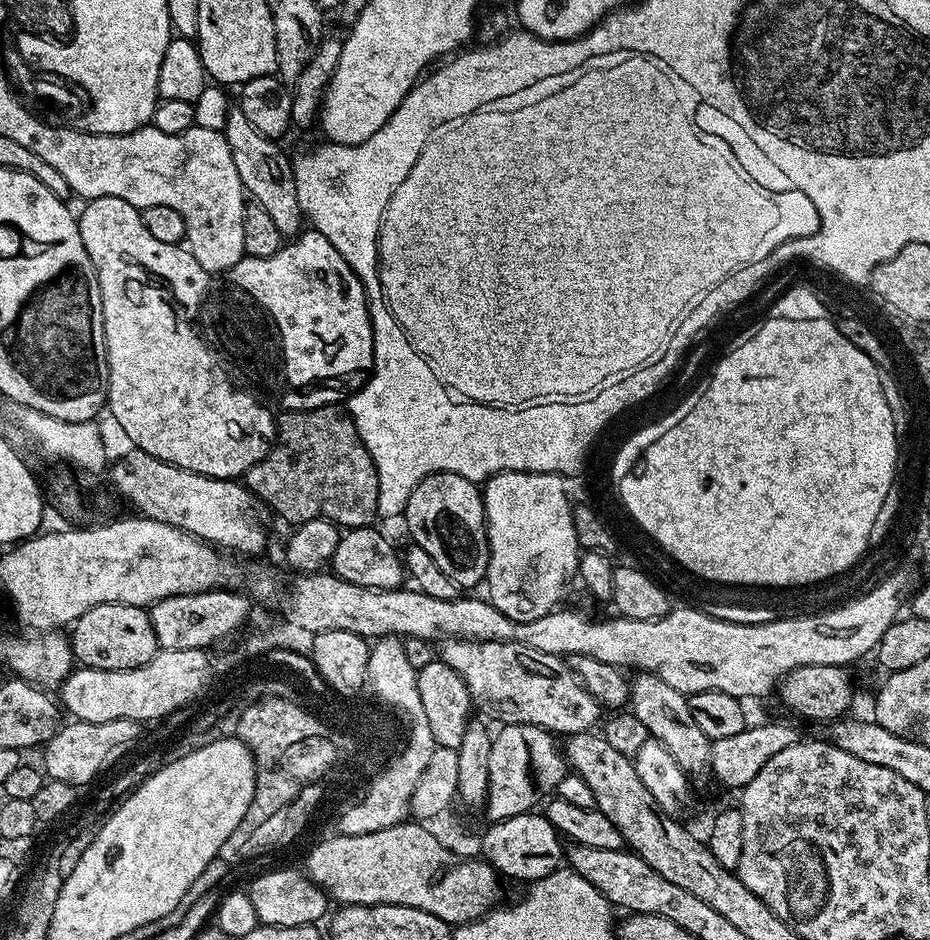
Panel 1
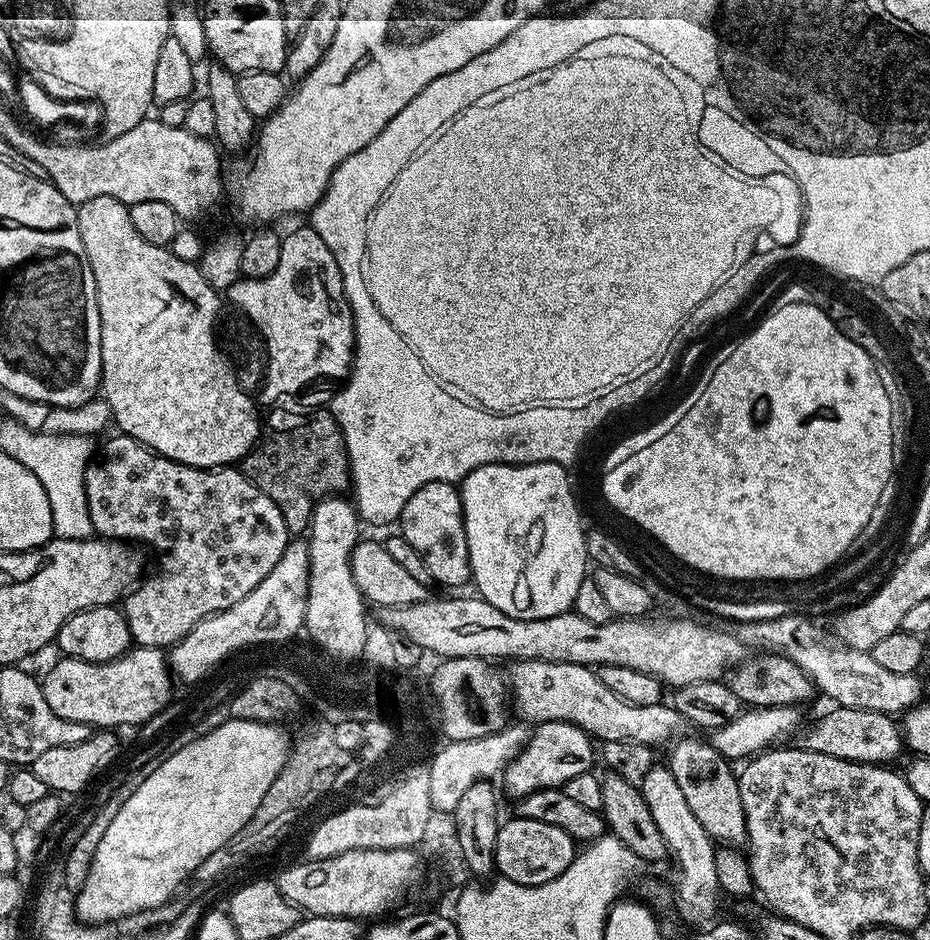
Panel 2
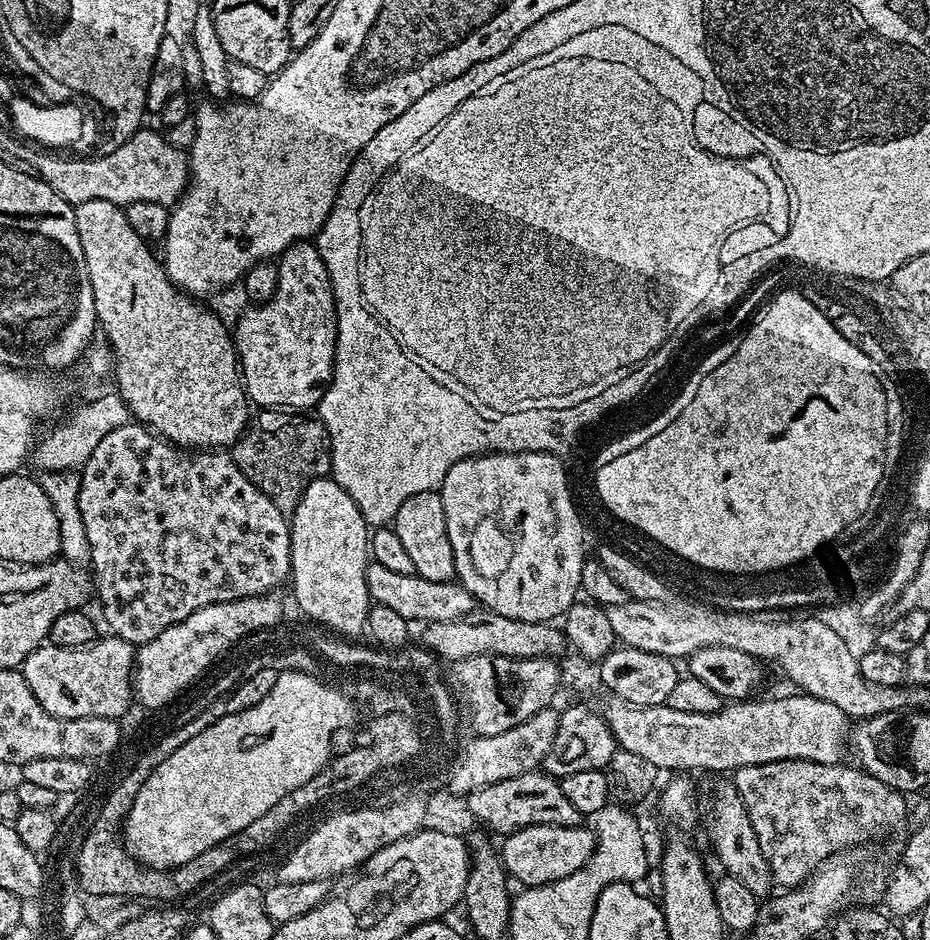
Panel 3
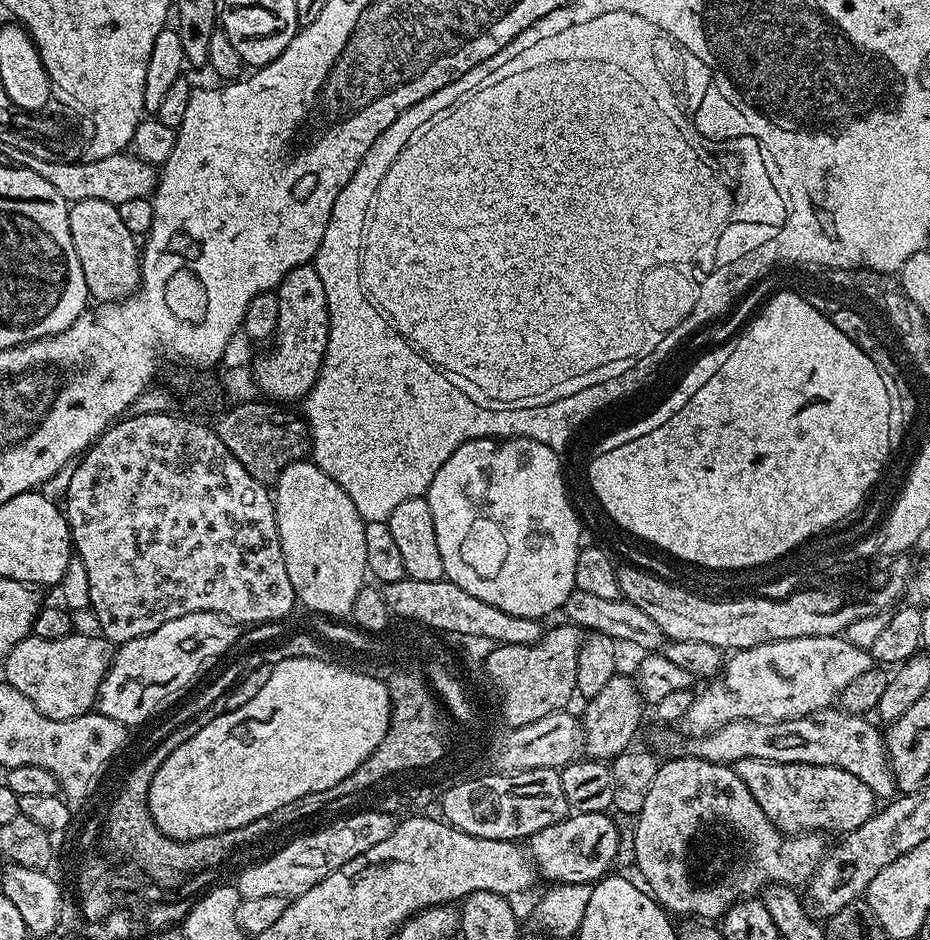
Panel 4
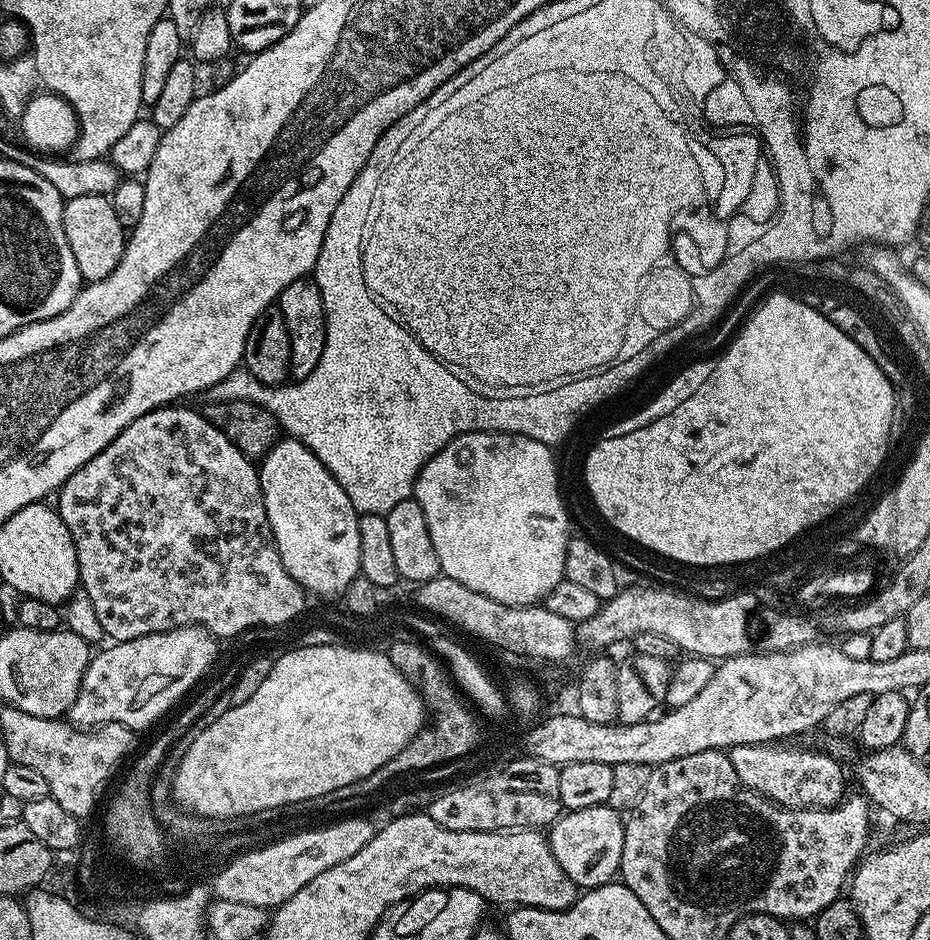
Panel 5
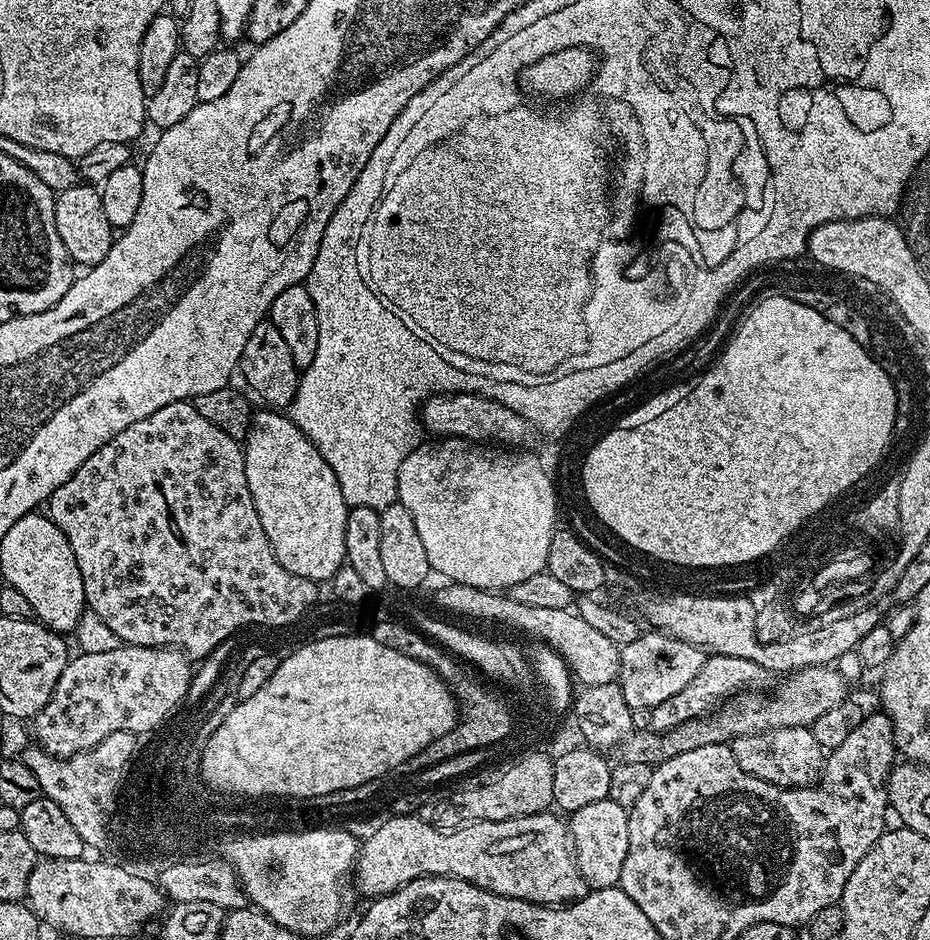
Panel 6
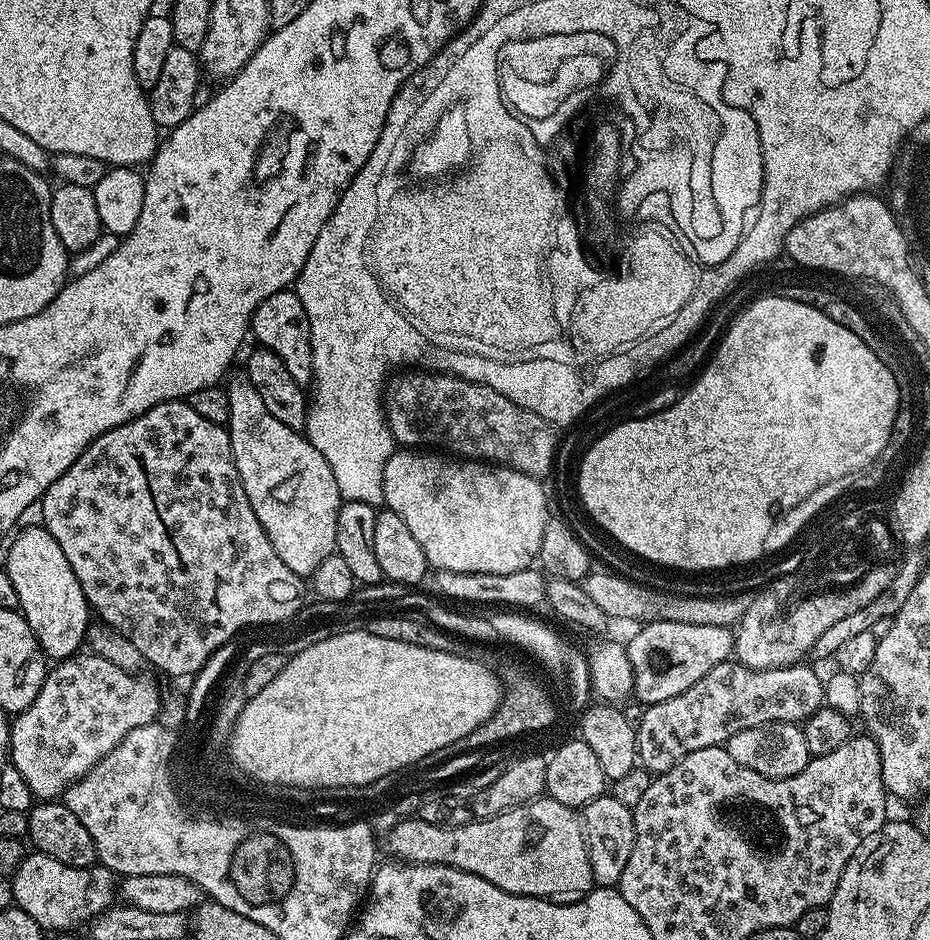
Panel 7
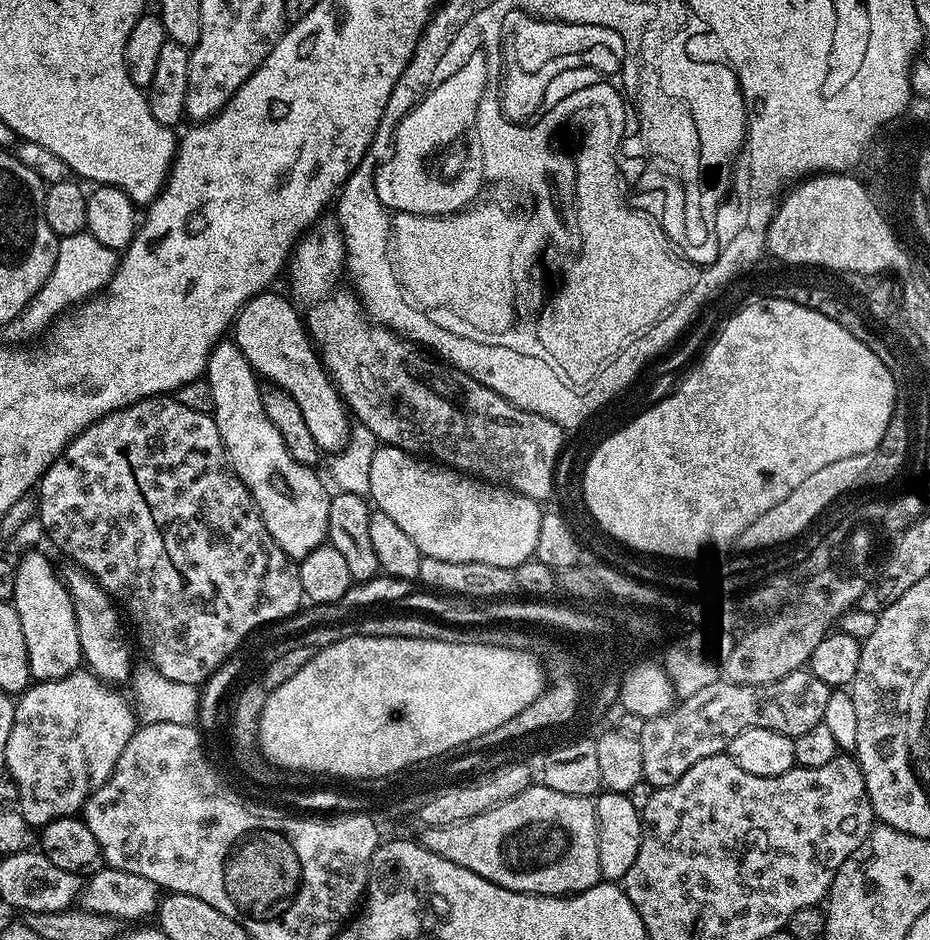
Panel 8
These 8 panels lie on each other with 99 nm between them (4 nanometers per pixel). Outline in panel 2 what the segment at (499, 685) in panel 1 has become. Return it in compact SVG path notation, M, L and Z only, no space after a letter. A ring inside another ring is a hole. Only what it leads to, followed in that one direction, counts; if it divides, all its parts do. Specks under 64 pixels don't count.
M517 660L511 667L513 668L506 672L510 696L514 701L515 711L517 708L525 716L525 721L570 722L600 742L631 740L634 744L649 746L667 745L682 727L680 715L667 703L661 702L654 706L627 704L625 700L618 698L618 694L614 694L614 690L610 690L610 686L602 686L599 675L589 665Z

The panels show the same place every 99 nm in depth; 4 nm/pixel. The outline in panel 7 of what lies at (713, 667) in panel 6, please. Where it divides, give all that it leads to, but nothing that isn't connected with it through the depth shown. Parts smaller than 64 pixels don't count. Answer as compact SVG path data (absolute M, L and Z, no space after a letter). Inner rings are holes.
M729 658L723 660L718 666L714 666L714 670L710 670L710 674L706 674L706 678L698 678L698 682L694 682L694 686L690 686L690 690L682 690L682 694L674 694L674 698L666 698L666 702L654 702L647 705L643 709L644 713L640 716L640 724L635 725L636 730L636 755L638 757L639 767L645 768L647 772L659 774L661 772L669 772L674 766L678 766L678 762L682 762L682 758L686 758L686 754L694 754L694 750L706 750L707 748L718 748L727 745L730 738L734 738L734 734L738 734L738 730L750 730L754 726L762 726L763 724L773 724L774 722L786 722L787 724L800 724L818 711L819 708L825 707L824 703L824 680L812 668L807 668L807 663L801 662L792 664L788 668L771 668L770 670L754 670L748 668L745 664L737 662L735 659Z

